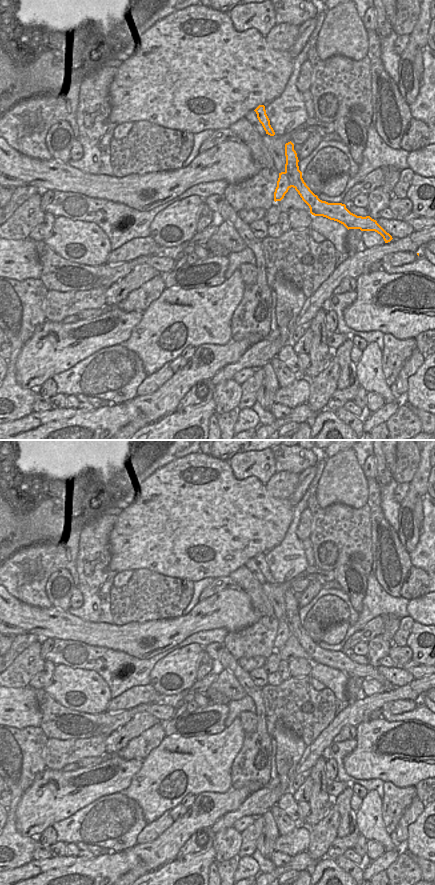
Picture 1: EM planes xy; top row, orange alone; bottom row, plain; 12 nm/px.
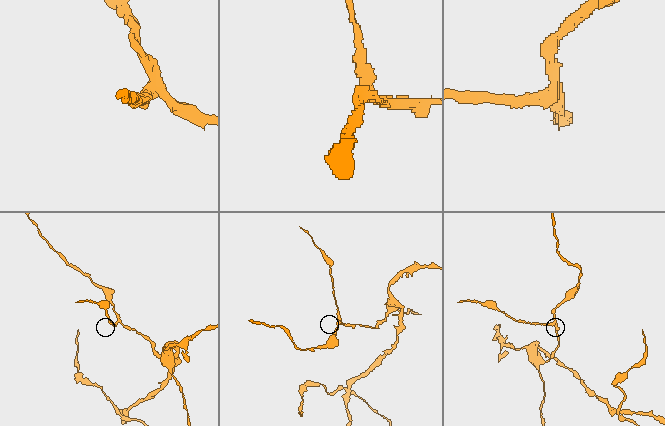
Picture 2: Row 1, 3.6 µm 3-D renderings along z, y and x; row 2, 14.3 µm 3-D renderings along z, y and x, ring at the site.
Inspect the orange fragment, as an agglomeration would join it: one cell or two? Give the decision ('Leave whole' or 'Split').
Split

